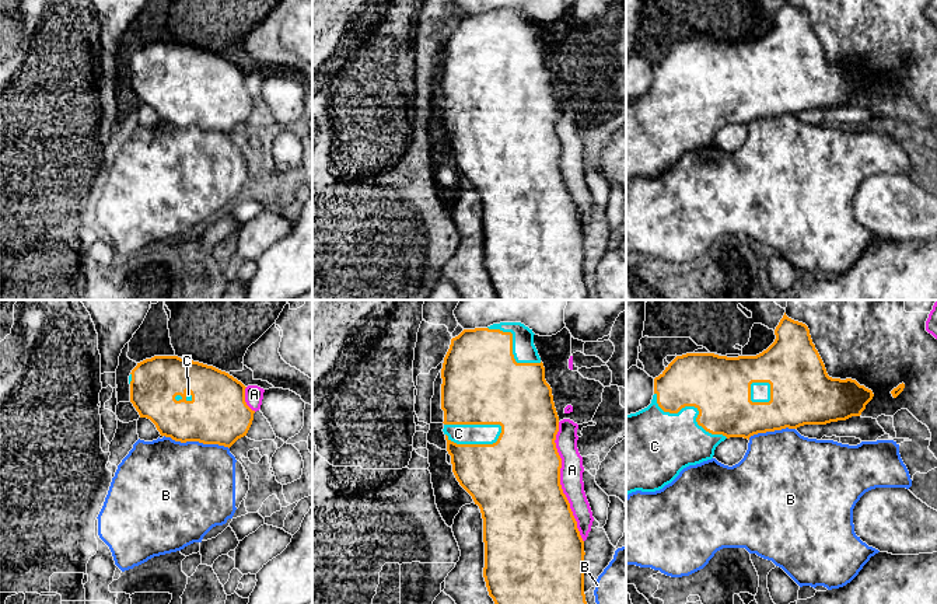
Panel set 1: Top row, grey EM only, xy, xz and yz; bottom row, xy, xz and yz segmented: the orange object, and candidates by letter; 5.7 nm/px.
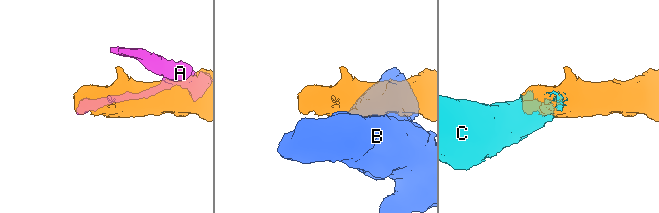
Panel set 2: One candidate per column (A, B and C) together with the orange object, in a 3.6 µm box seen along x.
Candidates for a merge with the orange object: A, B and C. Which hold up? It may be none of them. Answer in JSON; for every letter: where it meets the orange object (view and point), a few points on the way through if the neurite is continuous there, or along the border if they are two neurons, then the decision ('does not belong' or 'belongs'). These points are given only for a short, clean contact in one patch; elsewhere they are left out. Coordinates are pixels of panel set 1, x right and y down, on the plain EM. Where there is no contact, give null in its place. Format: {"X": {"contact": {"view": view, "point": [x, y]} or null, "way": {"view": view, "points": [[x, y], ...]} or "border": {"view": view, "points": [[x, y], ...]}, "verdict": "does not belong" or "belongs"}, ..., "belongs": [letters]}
{"A": {"contact": {"view": "xz", "point": [559, 168]}, "verdict": "does not belong"}, "B": {"contact": {"view": "xy", "point": [196, 126]}, "verdict": "does not belong"}, "C": {"contact": {"view": "xz", "point": [475, 110]}, "verdict": "belongs"}, "belongs": ["C"]}

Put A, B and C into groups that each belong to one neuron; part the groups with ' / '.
A / B / C

